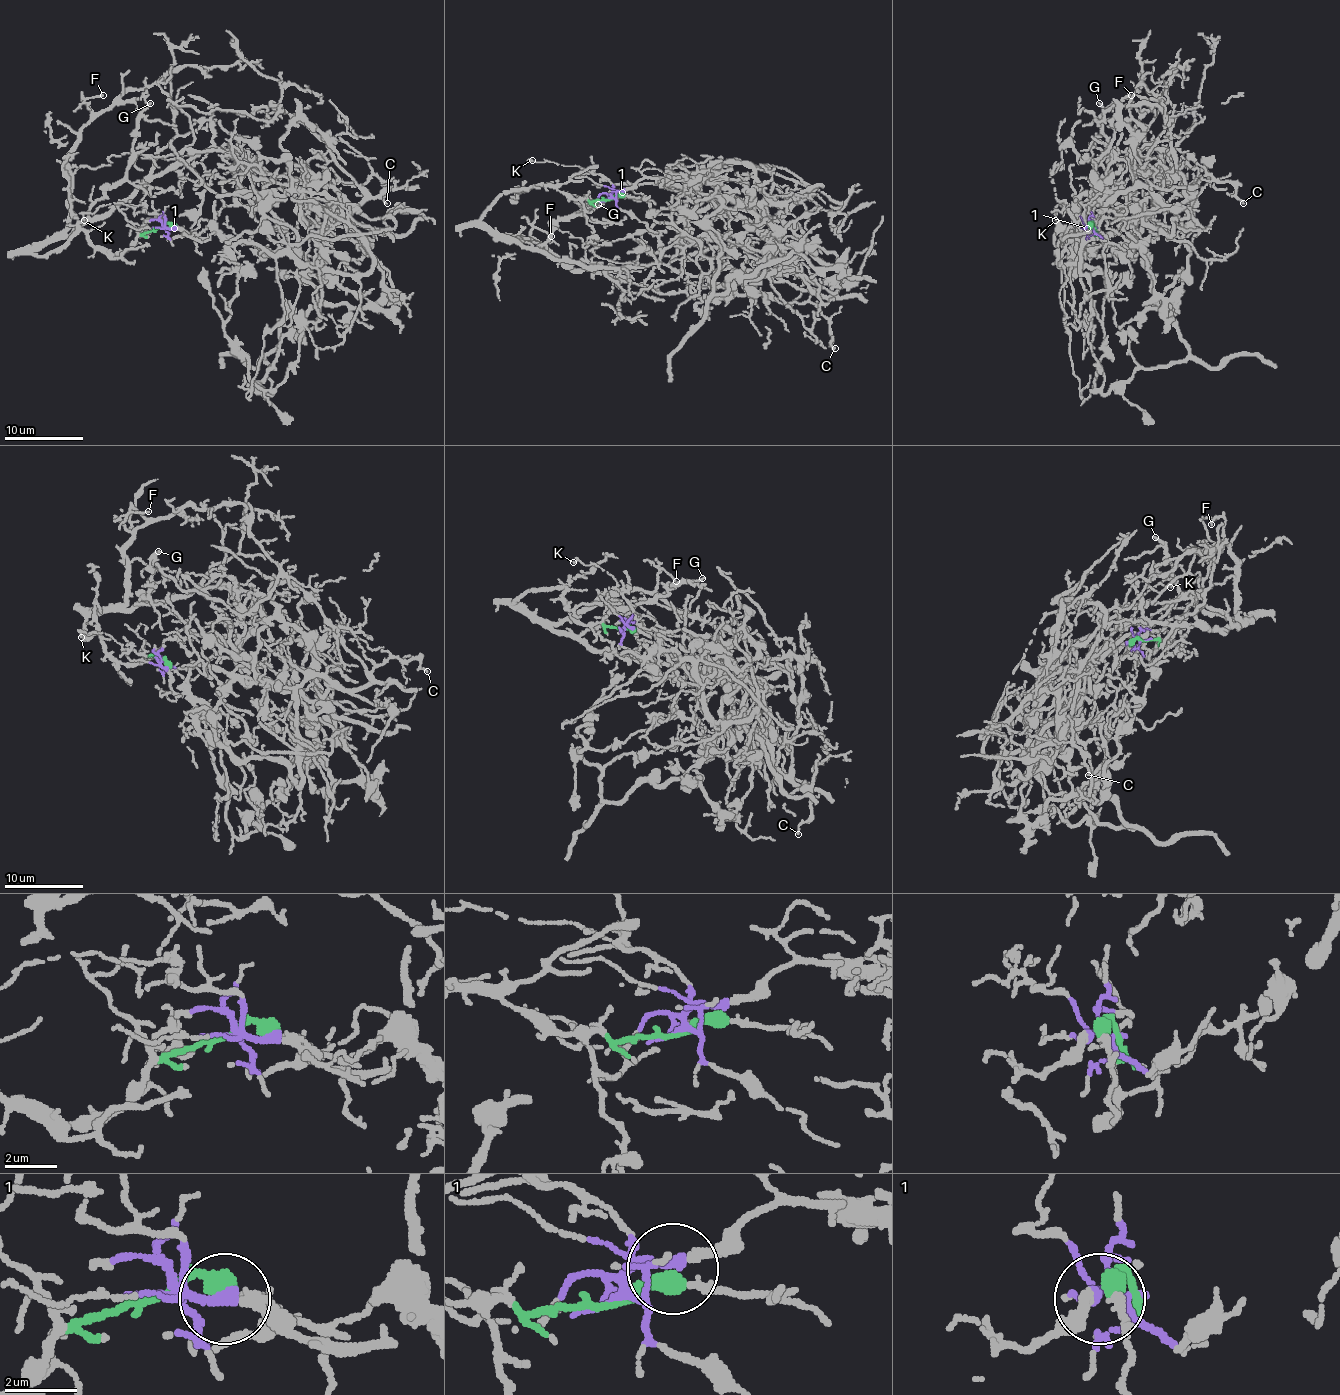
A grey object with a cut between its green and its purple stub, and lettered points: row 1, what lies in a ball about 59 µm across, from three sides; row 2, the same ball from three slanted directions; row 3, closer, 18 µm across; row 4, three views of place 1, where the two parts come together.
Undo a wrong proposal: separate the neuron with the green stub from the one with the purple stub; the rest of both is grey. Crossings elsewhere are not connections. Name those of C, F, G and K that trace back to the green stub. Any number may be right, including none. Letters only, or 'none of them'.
F, G

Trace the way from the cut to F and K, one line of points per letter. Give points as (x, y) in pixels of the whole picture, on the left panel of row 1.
F: (158, 228), (113, 254), (78, 230), (32, 252), (68, 224), (68, 152), (91, 113), (81, 99), (103, 95)
K: (158, 226), (164, 224), (162, 215), (136, 213), (127, 205), (101, 205), (93, 213), (85, 213), (83, 220)

